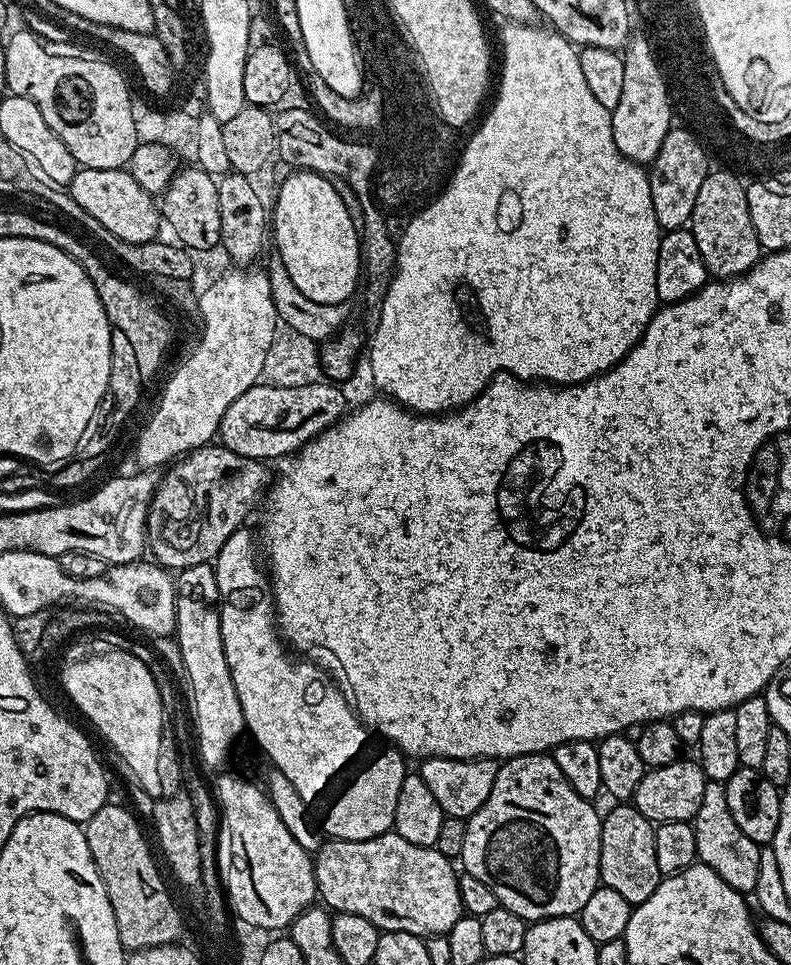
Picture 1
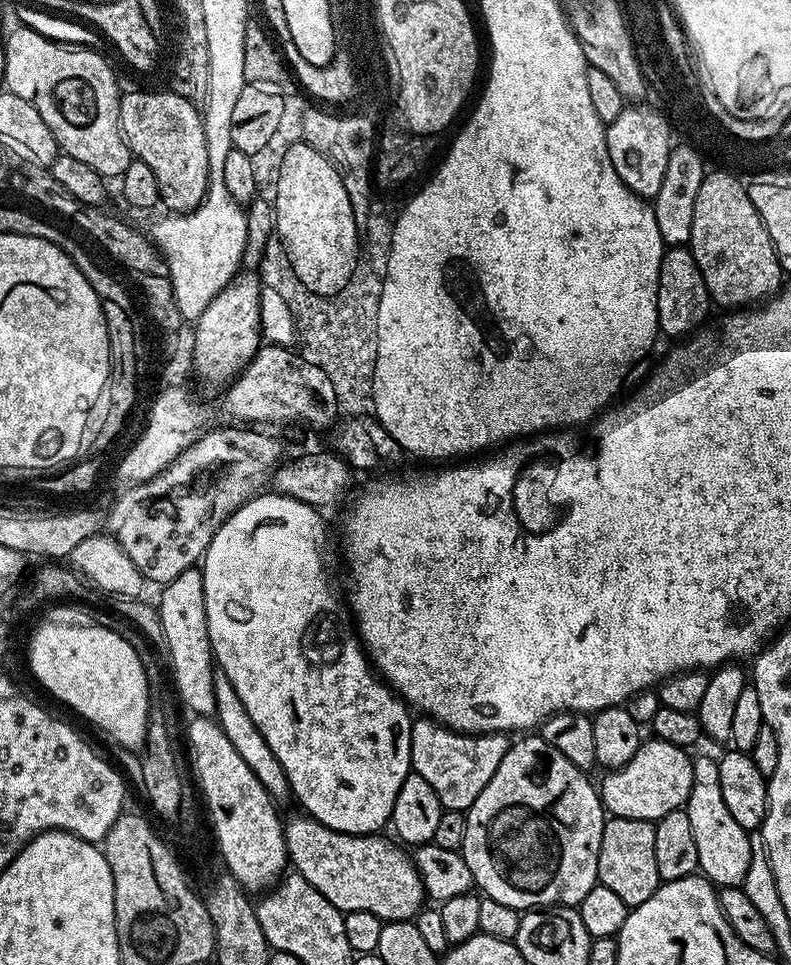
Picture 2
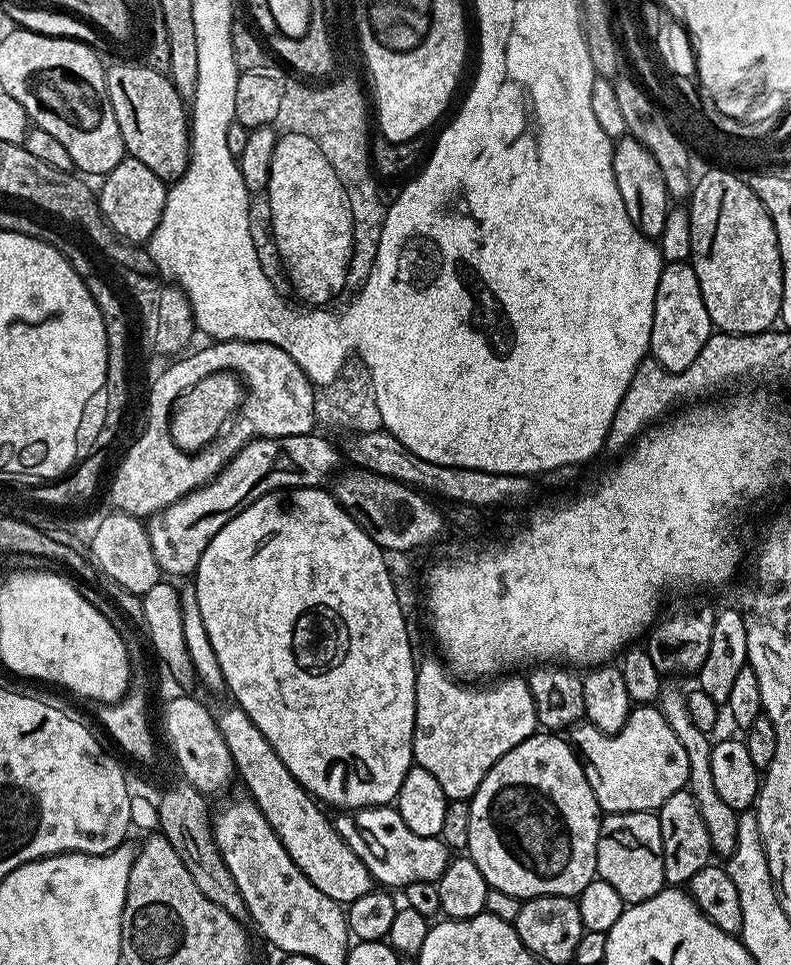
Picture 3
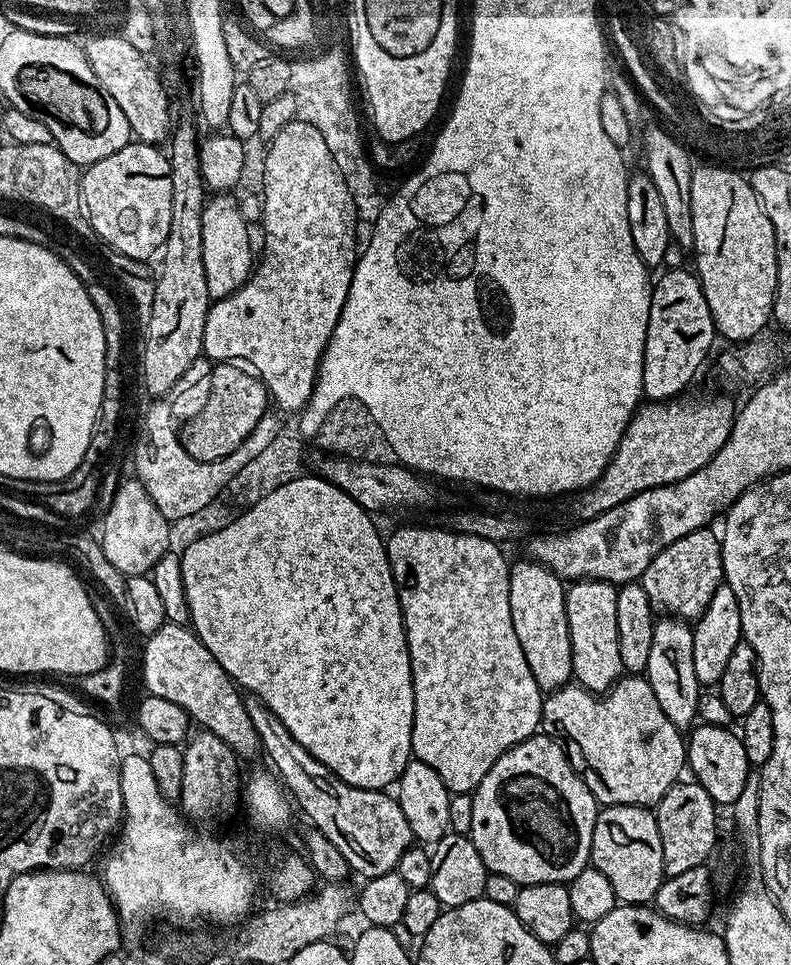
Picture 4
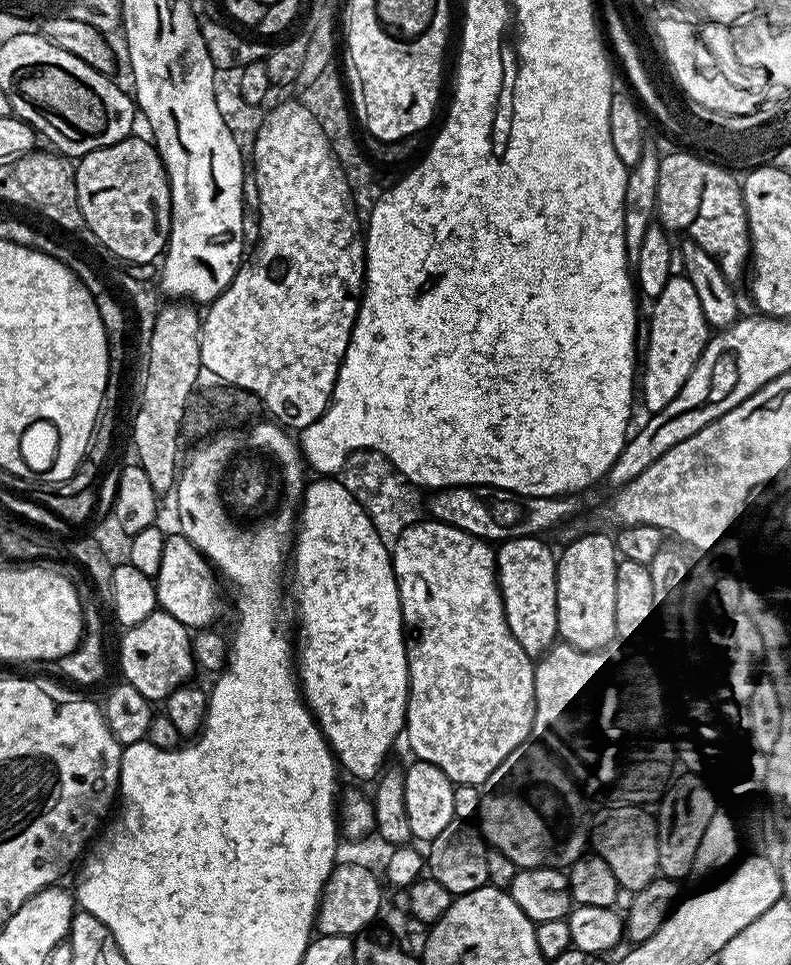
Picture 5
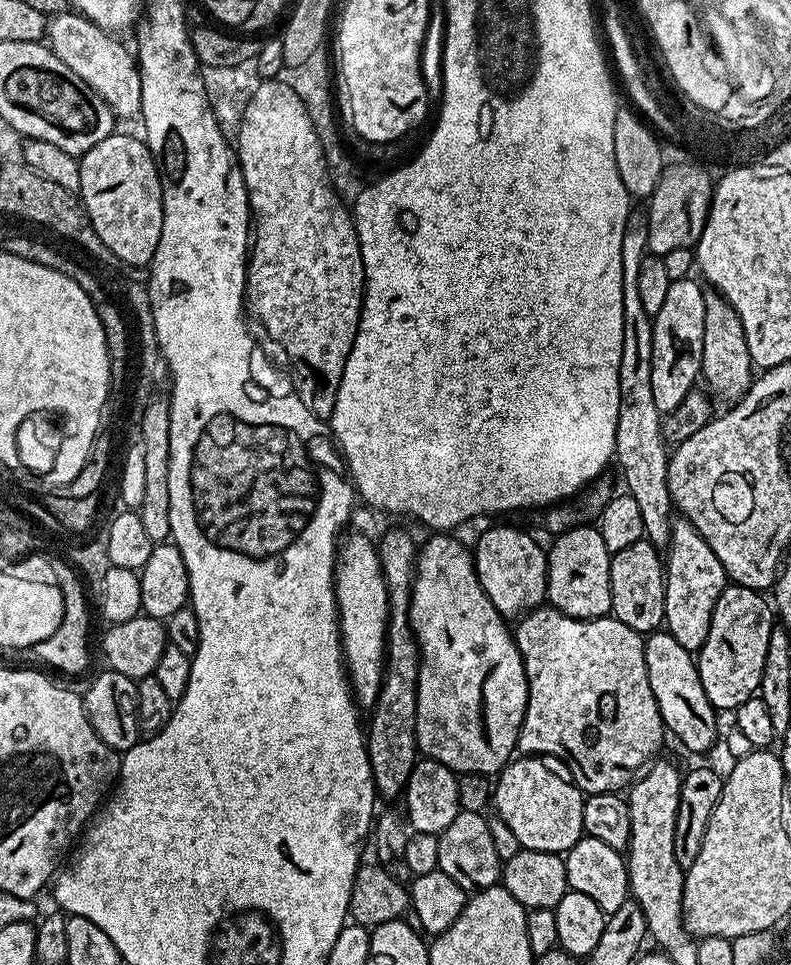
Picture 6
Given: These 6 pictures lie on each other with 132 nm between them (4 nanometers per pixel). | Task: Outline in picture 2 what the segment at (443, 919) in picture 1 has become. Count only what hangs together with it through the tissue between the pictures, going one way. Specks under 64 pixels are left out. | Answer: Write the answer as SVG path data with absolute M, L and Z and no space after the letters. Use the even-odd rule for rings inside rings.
M299 814L284 826L284 841L291 867L295 875L306 878L318 894L325 896L339 912L353 912L366 910L374 914L379 920L412 920L416 913L421 911L426 904L426 893L423 880L415 866L413 857L399 843L391 844L383 840L383 835L369 834L367 836L351 836L338 830L330 830L322 822L307 814Z

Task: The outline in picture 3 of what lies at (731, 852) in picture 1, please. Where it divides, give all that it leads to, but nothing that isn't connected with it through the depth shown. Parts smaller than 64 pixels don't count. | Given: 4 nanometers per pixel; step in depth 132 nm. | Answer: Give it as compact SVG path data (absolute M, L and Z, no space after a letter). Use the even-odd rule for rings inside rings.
M665 687L661 691L658 707L666 722L670 722L670 730L678 734L678 742L682 742L686 750L686 759L690 762L686 788L692 793L694 802L698 802L698 814L702 814L702 822L706 822L706 834L710 834L712 851L717 857L726 858L738 842L738 813L730 806L726 806L726 802L722 802L714 786L714 773L710 770L713 741L709 733L698 730L698 726L694 726L694 722L690 719L690 710L686 710L687 701L687 695L683 691L680 693L676 688Z

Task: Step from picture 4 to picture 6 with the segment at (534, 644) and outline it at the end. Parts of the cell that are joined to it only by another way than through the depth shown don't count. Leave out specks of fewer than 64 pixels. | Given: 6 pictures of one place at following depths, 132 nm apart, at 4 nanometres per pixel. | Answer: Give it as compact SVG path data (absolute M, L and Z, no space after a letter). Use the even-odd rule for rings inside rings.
M500 524L497 528L488 528L476 540L474 544L474 559L476 561L476 573L482 590L494 602L494 606L505 617L519 617L525 612L531 612L533 608L543 605L548 595L548 558L545 549L540 549L540 544L528 532L520 528L511 528L508 524Z

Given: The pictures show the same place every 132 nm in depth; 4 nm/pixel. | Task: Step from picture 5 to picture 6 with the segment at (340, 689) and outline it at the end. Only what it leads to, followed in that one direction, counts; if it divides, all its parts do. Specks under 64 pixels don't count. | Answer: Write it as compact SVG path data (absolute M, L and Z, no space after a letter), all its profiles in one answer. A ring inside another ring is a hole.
M353 534L348 541L341 543L338 548L338 555L334 560L334 587L336 589L336 610L340 617L340 645L344 647L344 663L348 670L348 679L352 686L353 697L361 709L371 709L372 705L376 703L380 687L384 681L384 662L386 659L386 641L388 638L388 587L384 581L384 571L380 565L380 553L377 545L373 541L368 540L361 534Z

